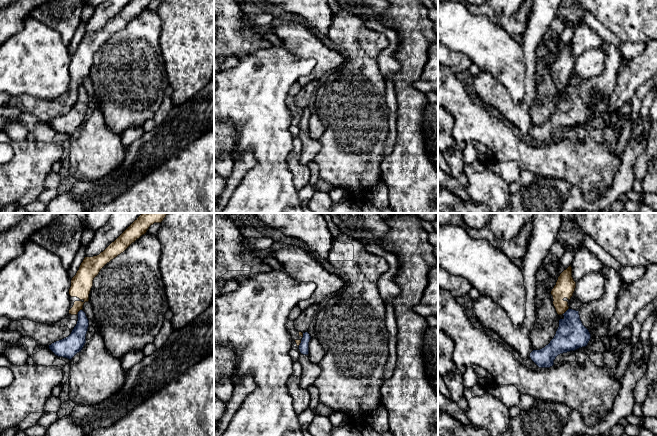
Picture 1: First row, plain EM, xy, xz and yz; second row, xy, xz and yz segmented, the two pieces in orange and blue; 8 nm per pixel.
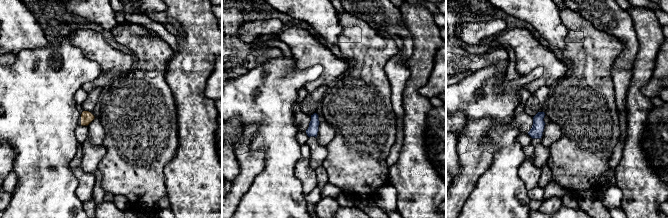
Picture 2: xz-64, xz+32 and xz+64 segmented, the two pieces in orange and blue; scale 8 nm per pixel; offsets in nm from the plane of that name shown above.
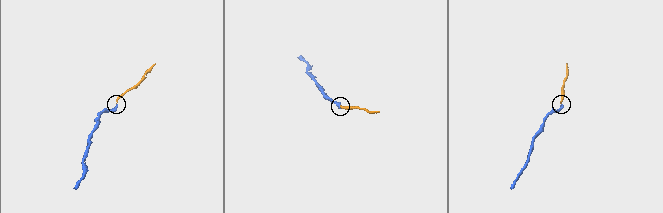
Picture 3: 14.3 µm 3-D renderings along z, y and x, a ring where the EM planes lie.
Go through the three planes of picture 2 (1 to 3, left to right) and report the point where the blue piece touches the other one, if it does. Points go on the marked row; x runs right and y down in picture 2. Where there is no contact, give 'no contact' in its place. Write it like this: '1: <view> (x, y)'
1: no contact
2: no contact
3: no contact

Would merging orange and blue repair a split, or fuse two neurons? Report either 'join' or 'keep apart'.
keep apart

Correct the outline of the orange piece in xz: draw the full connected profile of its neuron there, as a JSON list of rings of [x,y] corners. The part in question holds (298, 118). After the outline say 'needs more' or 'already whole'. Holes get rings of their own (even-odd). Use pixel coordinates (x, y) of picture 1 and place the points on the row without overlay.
[[[289,97],[287,101],[288,105],[290,106],[292,112],[292,124],[299,124],[301,116],[303,114],[303,109],[298,108],[294,103],[294,97]]] | needs more

